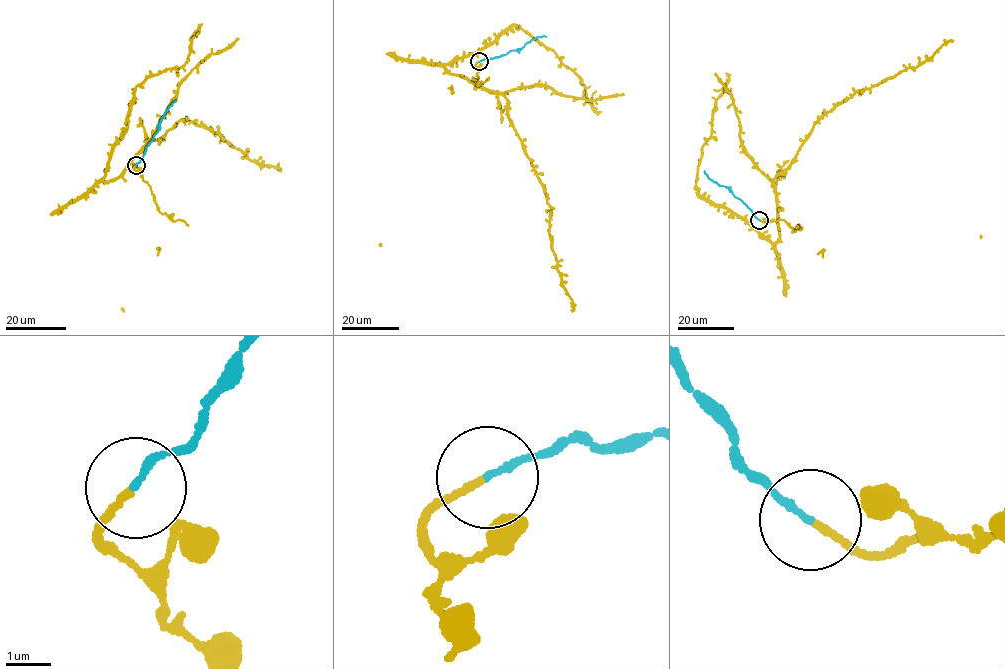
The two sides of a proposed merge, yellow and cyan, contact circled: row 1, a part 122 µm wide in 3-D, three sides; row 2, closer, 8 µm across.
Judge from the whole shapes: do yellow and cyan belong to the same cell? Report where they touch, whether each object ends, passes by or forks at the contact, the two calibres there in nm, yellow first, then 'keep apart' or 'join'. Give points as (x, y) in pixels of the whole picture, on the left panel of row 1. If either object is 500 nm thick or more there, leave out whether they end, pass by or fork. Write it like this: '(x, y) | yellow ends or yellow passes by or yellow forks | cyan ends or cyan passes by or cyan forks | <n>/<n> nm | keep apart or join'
(136, 165) | yellow ends | cyan ends | 140/150 nm | keep apart

